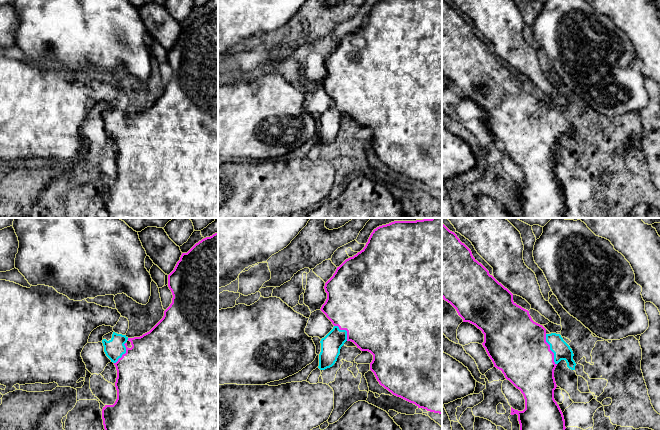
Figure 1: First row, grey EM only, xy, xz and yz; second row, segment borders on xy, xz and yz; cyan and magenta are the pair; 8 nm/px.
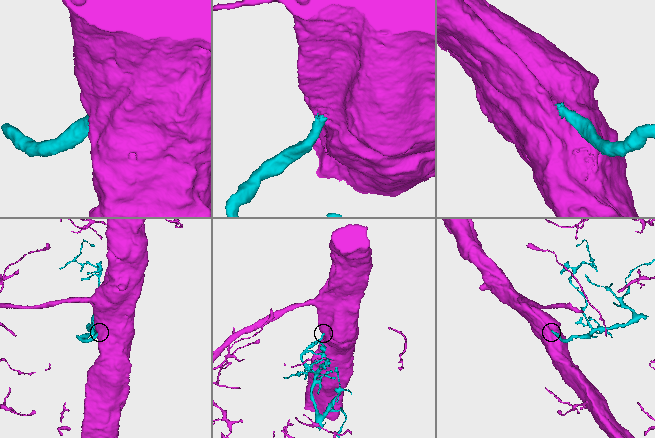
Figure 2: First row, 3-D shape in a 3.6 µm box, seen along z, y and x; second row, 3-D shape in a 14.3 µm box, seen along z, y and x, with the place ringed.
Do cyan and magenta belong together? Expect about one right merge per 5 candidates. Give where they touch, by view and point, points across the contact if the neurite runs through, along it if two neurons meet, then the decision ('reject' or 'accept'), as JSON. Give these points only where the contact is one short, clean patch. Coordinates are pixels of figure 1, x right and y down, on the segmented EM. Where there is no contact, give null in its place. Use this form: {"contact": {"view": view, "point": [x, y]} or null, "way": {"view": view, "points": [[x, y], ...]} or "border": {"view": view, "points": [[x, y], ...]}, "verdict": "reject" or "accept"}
{"contact": {"view": "yz", "point": [550, 349]}, "way": {"view": "yz", "points": [[562, 351], [550, 349], [519, 349]]}, "verdict": "accept"}

